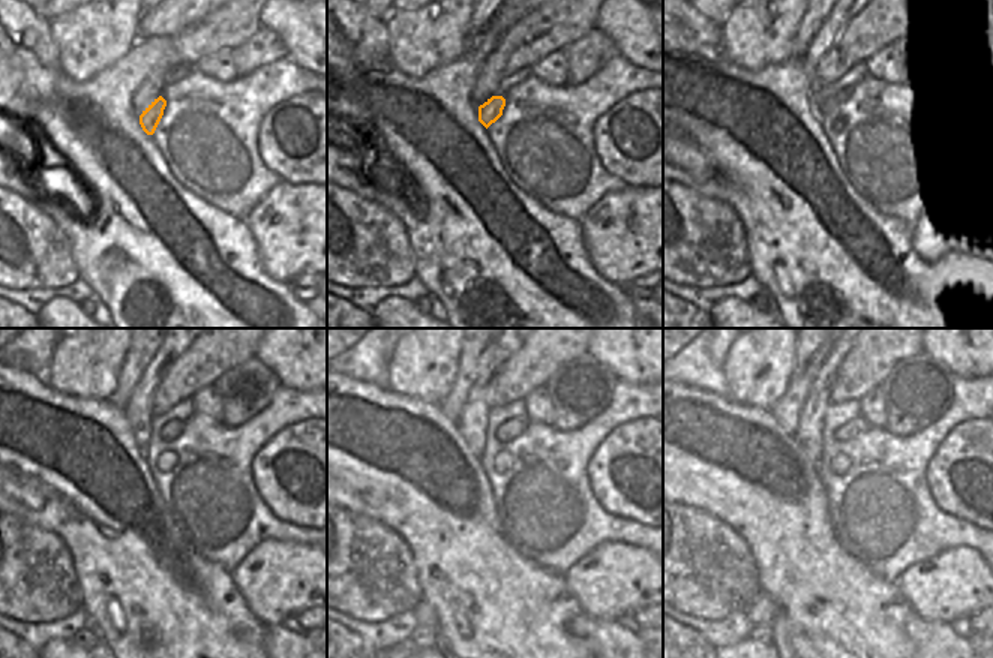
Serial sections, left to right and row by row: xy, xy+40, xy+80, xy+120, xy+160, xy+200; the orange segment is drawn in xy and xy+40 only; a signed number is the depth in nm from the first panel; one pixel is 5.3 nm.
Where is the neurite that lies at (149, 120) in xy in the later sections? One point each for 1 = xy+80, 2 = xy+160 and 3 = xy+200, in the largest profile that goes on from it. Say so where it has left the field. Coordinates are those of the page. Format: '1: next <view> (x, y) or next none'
1: next xy+80 (830, 105)
2: next xy+160 (509, 430)
3: next xy+200 (858, 424)

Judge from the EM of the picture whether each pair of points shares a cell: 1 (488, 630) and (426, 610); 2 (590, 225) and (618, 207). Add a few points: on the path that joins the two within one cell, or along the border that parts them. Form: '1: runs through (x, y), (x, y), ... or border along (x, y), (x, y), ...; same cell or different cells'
1: border along (422, 598), (432, 607), (437, 628); different cells
2: runs through (597, 222), (611, 215); same cell

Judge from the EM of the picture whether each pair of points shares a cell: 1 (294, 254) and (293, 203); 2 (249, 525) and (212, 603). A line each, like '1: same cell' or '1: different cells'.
1: same cell
2: different cells

